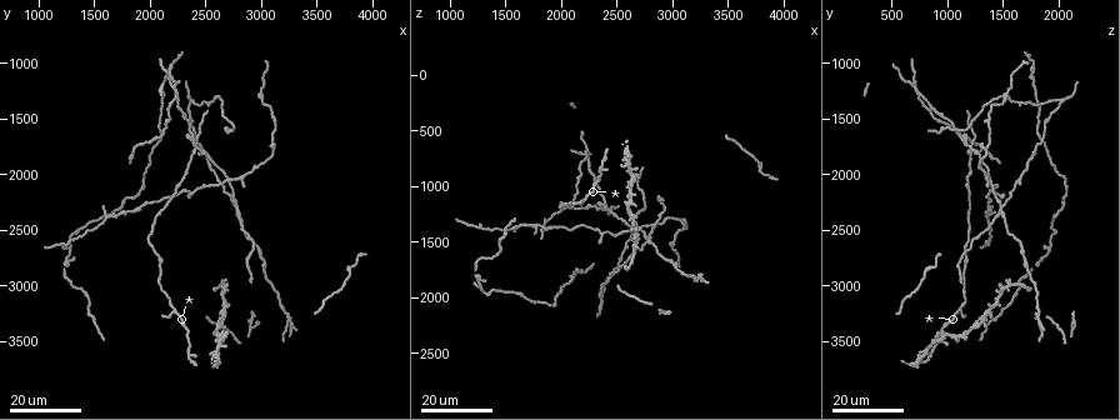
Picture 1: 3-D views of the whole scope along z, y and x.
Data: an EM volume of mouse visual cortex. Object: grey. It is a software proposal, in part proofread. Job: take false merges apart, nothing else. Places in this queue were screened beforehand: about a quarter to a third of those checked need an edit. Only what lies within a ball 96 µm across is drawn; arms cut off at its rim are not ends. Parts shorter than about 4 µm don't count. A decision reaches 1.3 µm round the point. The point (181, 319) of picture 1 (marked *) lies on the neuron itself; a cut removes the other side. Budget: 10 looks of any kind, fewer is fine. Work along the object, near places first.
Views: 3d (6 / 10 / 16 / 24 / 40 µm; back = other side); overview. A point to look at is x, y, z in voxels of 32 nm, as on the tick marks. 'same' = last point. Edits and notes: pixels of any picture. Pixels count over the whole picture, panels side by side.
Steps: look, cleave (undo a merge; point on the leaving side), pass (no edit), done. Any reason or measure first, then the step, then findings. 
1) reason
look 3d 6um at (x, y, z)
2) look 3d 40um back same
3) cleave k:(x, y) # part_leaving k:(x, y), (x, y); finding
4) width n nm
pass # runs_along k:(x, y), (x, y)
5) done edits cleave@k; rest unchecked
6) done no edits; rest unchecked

four or more arms meet
look 3d 24um at (2440, 1760, 1220)

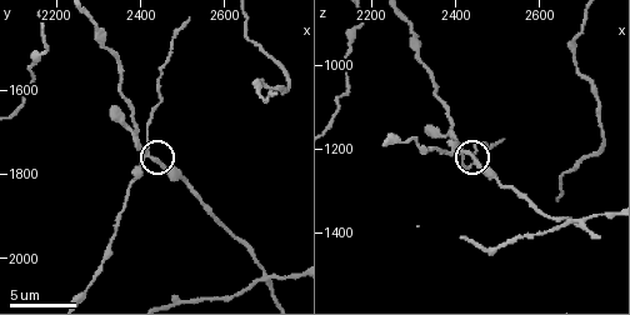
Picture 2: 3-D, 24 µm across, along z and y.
look 3d 6um at (2420, 1755, 1205)

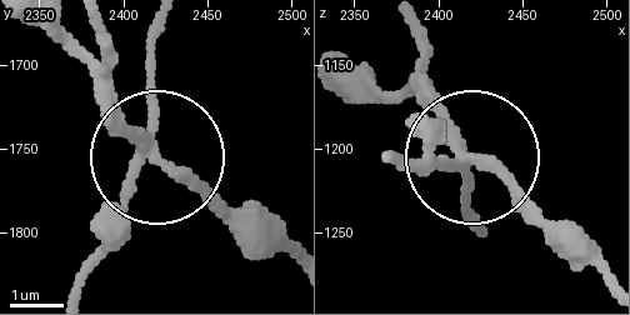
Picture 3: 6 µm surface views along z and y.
side_arm 63 um; arms 4
cleave 3:(110, 129) # a second neuron is stuck on

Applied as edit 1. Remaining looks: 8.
sudden change in width
look 3d 10um at (2255, 2080, 1175)

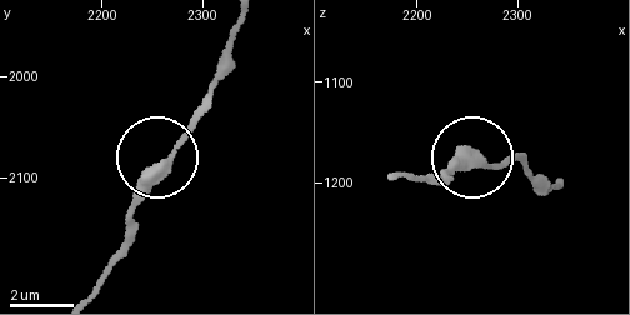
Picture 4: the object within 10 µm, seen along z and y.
pass # runs_along 4:(399, 178), (439, 180), (458, 164), (525, 156); all the same neuron

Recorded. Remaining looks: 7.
two arms in line, one across
look 3d 24um at (2220, 3220, 1100)

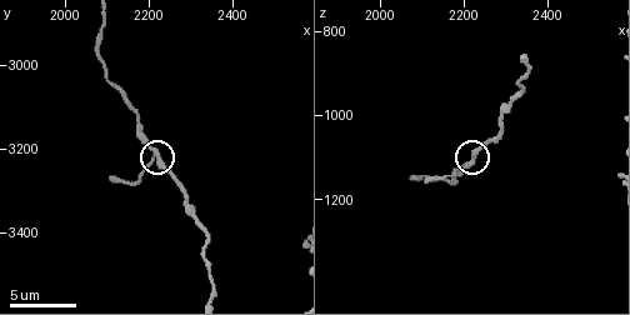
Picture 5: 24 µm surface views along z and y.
look 3d 10um at (2215, 3215, 1115)

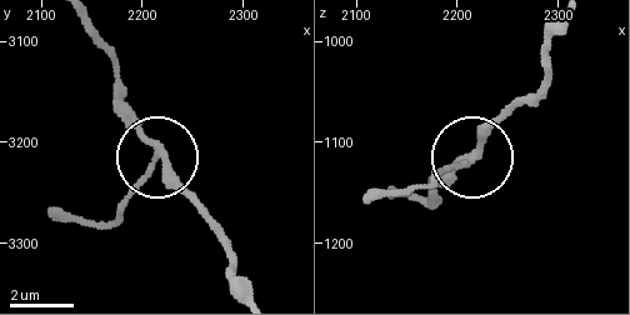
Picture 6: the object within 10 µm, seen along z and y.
pass # runs_along 6:(535, 88), (463, 168), (418, 184); one neuron here

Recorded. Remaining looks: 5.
thin arm on a thick one
look 3d 24um at (2340, 3620, 860)

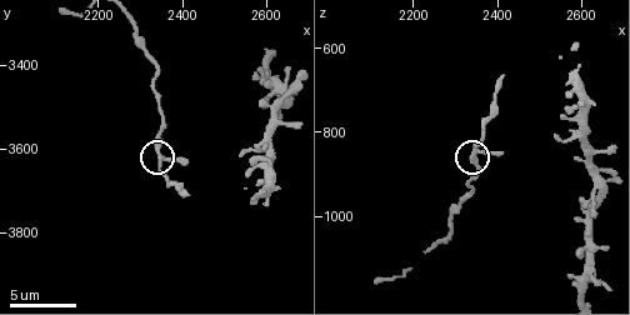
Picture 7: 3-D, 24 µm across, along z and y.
look 3d 10um at (2360, 3625, 845)

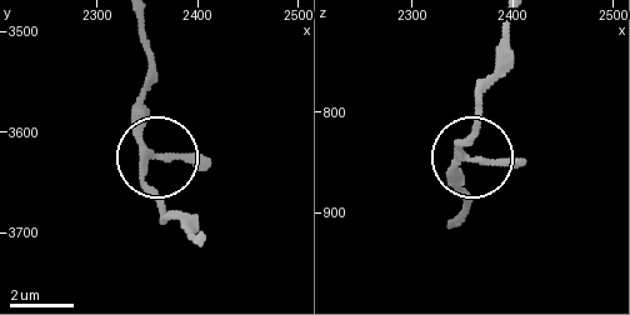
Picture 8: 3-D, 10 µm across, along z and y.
arms 3
pass # continuous, no second neuron

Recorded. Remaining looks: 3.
done edits cleave@3; rest unchecked

